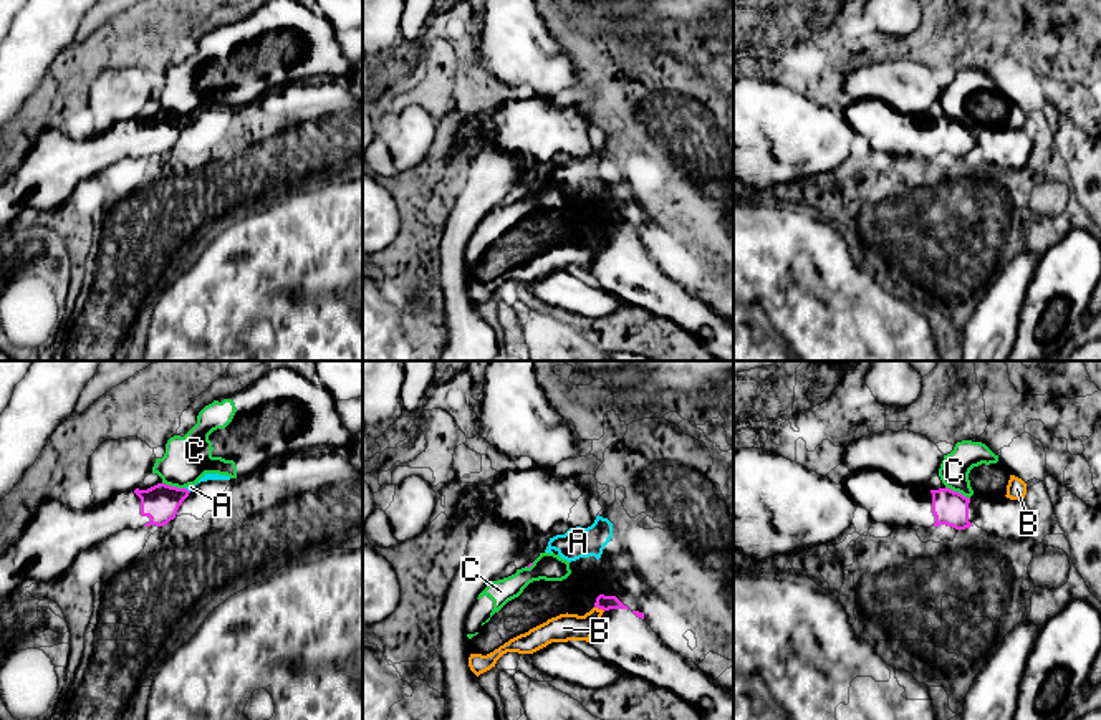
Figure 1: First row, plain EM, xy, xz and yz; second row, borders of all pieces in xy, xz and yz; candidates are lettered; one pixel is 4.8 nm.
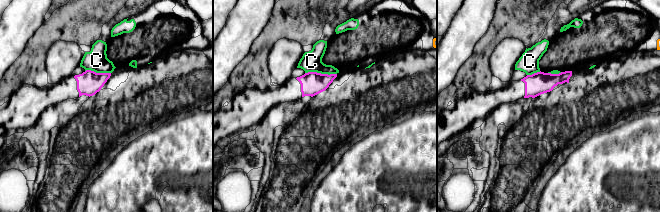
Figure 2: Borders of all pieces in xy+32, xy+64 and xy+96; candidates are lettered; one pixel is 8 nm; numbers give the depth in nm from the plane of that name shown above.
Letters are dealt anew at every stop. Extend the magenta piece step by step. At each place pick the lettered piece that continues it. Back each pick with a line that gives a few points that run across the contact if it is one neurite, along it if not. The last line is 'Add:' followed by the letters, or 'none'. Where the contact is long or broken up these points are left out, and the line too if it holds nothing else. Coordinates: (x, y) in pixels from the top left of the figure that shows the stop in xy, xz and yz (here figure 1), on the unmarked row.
Add: A

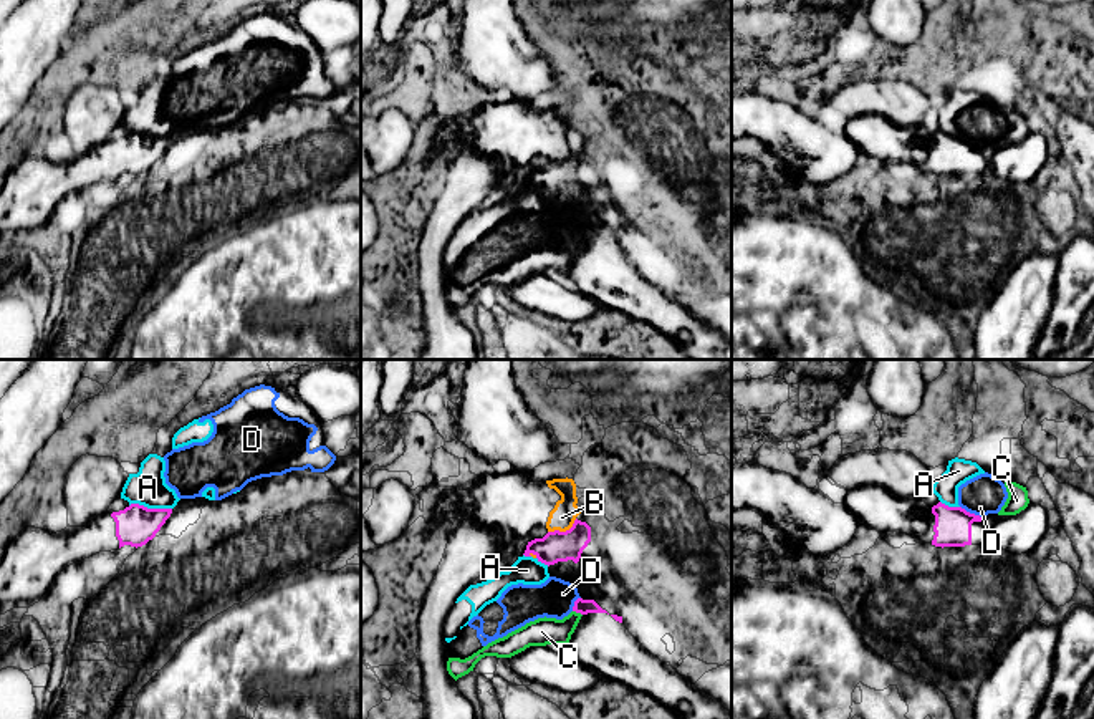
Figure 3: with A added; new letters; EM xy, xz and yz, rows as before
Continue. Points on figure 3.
Add: B

